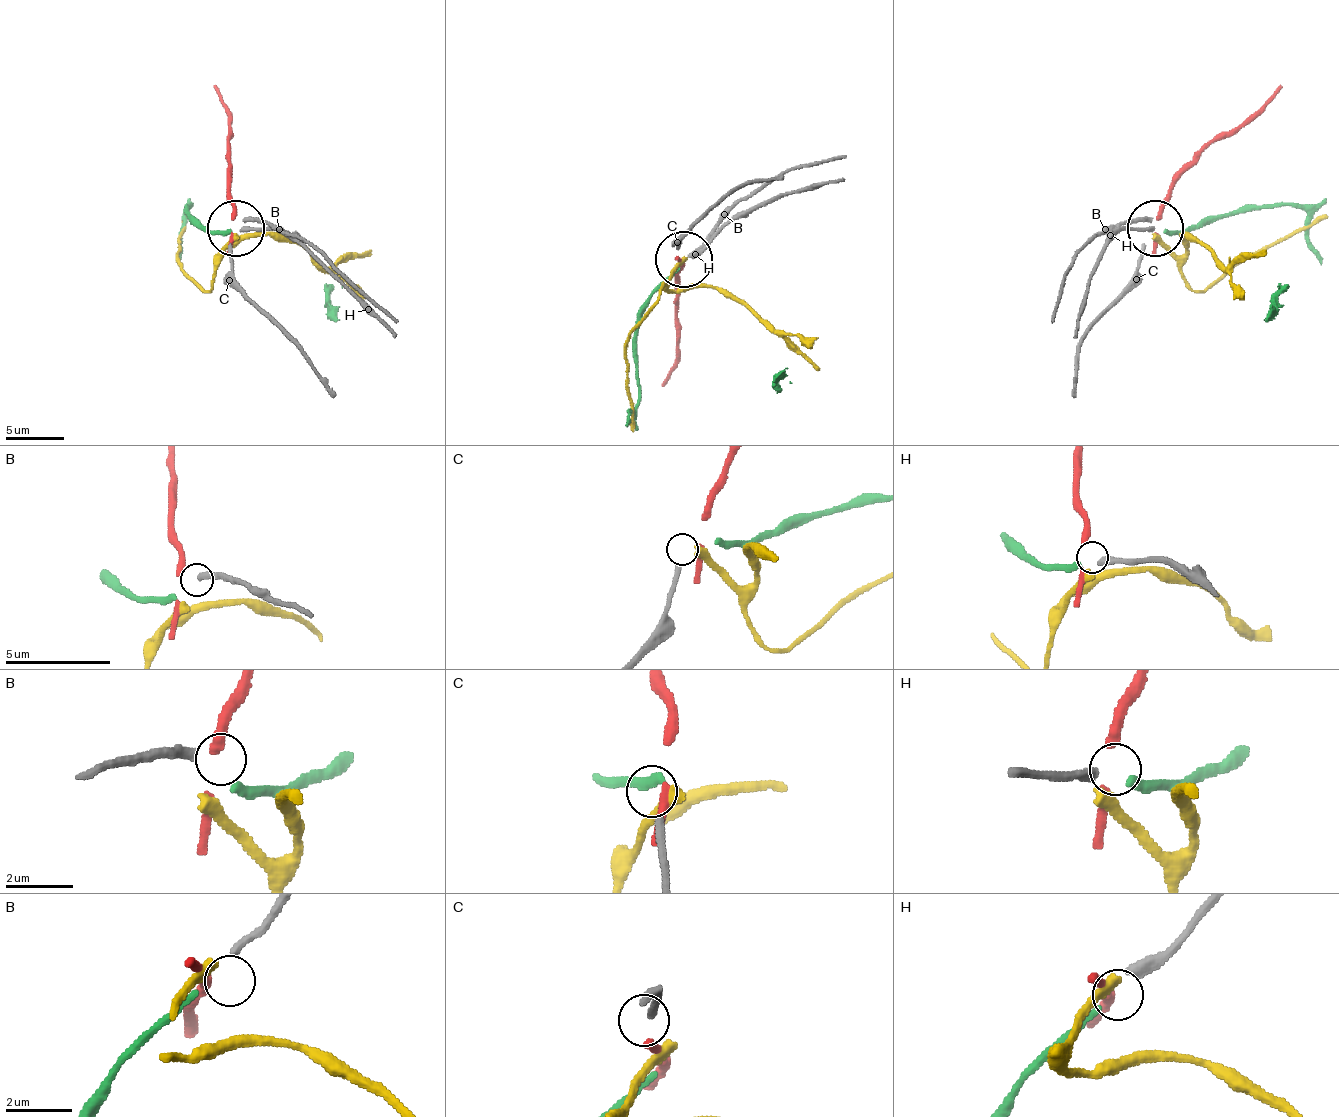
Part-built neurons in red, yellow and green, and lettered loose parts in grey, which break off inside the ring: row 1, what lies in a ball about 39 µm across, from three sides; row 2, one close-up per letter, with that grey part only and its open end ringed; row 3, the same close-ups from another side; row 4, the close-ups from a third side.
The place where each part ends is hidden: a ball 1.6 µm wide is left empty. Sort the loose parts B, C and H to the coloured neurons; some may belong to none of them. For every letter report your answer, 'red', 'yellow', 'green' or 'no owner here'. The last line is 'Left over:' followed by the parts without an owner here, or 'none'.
B: no owner here
C: no owner here
H: green
Left over: B, C

